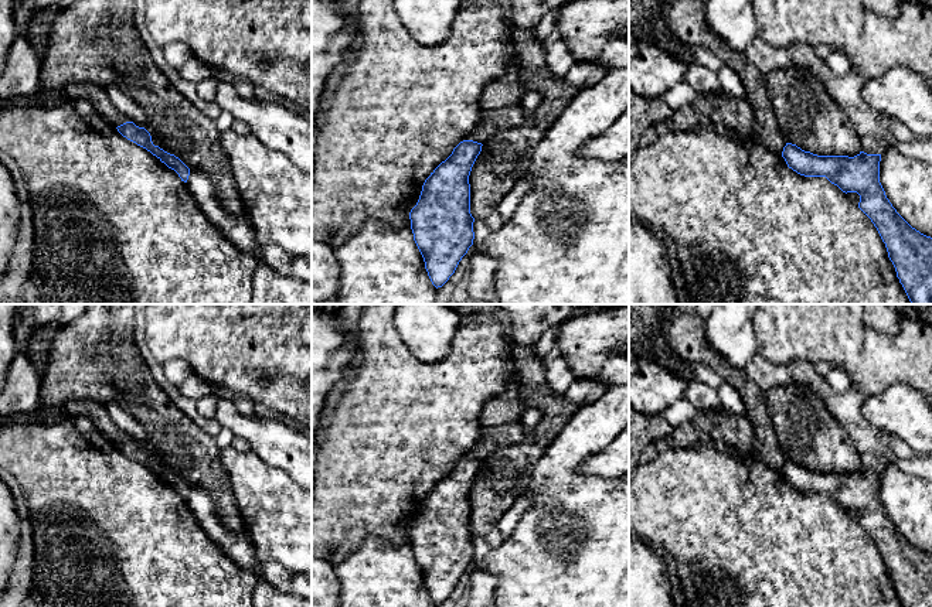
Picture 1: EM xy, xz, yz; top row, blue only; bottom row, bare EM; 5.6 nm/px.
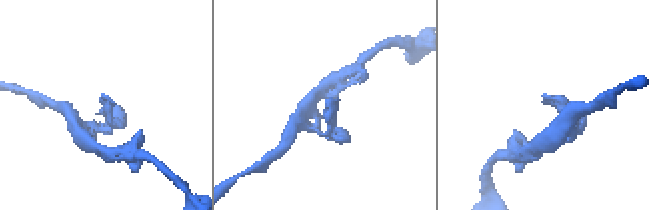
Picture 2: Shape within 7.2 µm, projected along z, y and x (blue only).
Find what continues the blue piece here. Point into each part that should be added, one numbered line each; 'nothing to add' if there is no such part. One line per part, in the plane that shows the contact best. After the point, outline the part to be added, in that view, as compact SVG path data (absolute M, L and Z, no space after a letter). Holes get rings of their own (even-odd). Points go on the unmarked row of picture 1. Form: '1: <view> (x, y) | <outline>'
nothing to add

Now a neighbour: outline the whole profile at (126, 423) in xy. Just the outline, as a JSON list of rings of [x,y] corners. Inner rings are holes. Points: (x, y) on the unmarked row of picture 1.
[[[113,400],[106,403],[106,409],[120,432],[126,433],[136,443],[144,444],[146,427],[136,417],[133,417]]]

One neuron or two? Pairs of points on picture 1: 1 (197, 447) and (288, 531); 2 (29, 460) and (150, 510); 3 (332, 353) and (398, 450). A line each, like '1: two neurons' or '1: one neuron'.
1: two neurons
2: one neuron
3: two neurons

